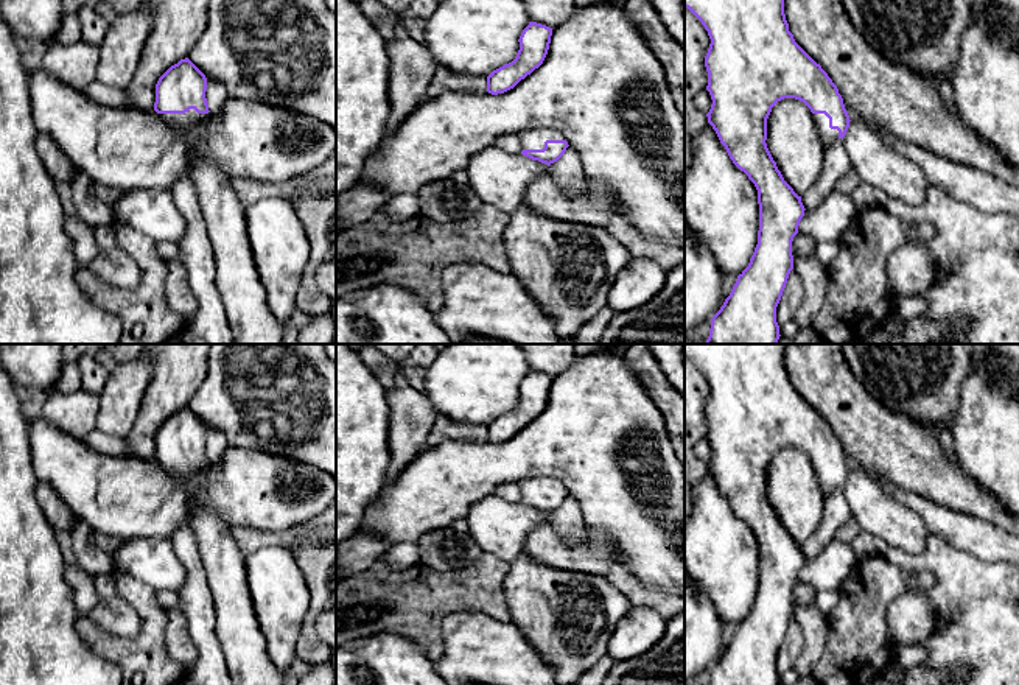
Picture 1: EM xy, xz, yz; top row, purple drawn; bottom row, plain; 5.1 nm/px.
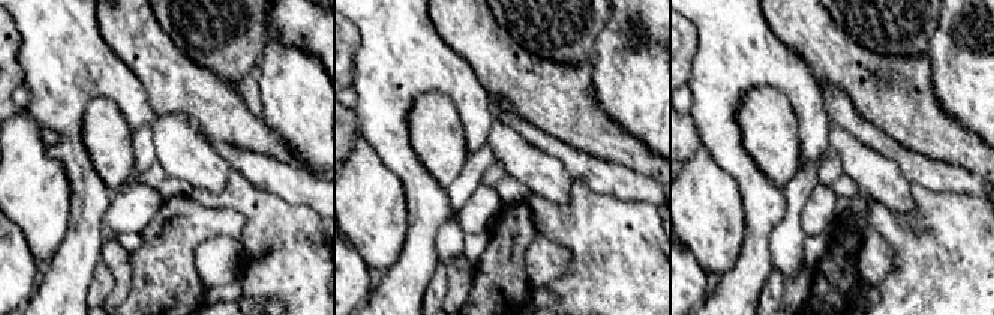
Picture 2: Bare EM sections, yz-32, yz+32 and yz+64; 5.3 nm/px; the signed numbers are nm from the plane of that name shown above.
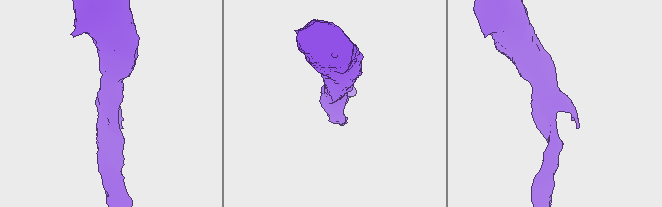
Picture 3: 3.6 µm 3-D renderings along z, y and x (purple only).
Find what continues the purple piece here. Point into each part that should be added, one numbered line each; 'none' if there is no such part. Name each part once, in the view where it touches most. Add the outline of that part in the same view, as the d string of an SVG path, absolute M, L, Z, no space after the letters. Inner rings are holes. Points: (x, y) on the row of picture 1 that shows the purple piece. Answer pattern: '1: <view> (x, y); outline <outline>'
1: xy (237, 279); outline M160 114L165 123L187 132L196 143L196 162L190 171L207 235L213 248L215 283L226 307L233 344L283 344L285 328L272 314L266 290L254 263L247 235L246 207L202 146L208 114Z

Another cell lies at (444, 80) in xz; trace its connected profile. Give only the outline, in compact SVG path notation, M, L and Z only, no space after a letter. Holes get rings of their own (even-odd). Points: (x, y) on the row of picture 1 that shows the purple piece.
M437 65L428 84L426 97L440 97L450 90L481 95L487 92L487 78L456 73L443 65Z

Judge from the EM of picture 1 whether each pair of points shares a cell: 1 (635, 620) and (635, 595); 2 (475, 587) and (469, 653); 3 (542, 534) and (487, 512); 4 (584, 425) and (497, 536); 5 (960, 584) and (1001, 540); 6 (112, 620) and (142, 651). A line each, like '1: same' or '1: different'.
1: different
2: different
3: different
4: different
5: different
6: different

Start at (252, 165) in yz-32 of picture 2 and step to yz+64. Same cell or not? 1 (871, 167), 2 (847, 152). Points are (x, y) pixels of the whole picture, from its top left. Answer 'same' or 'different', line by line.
1: different
2: different

